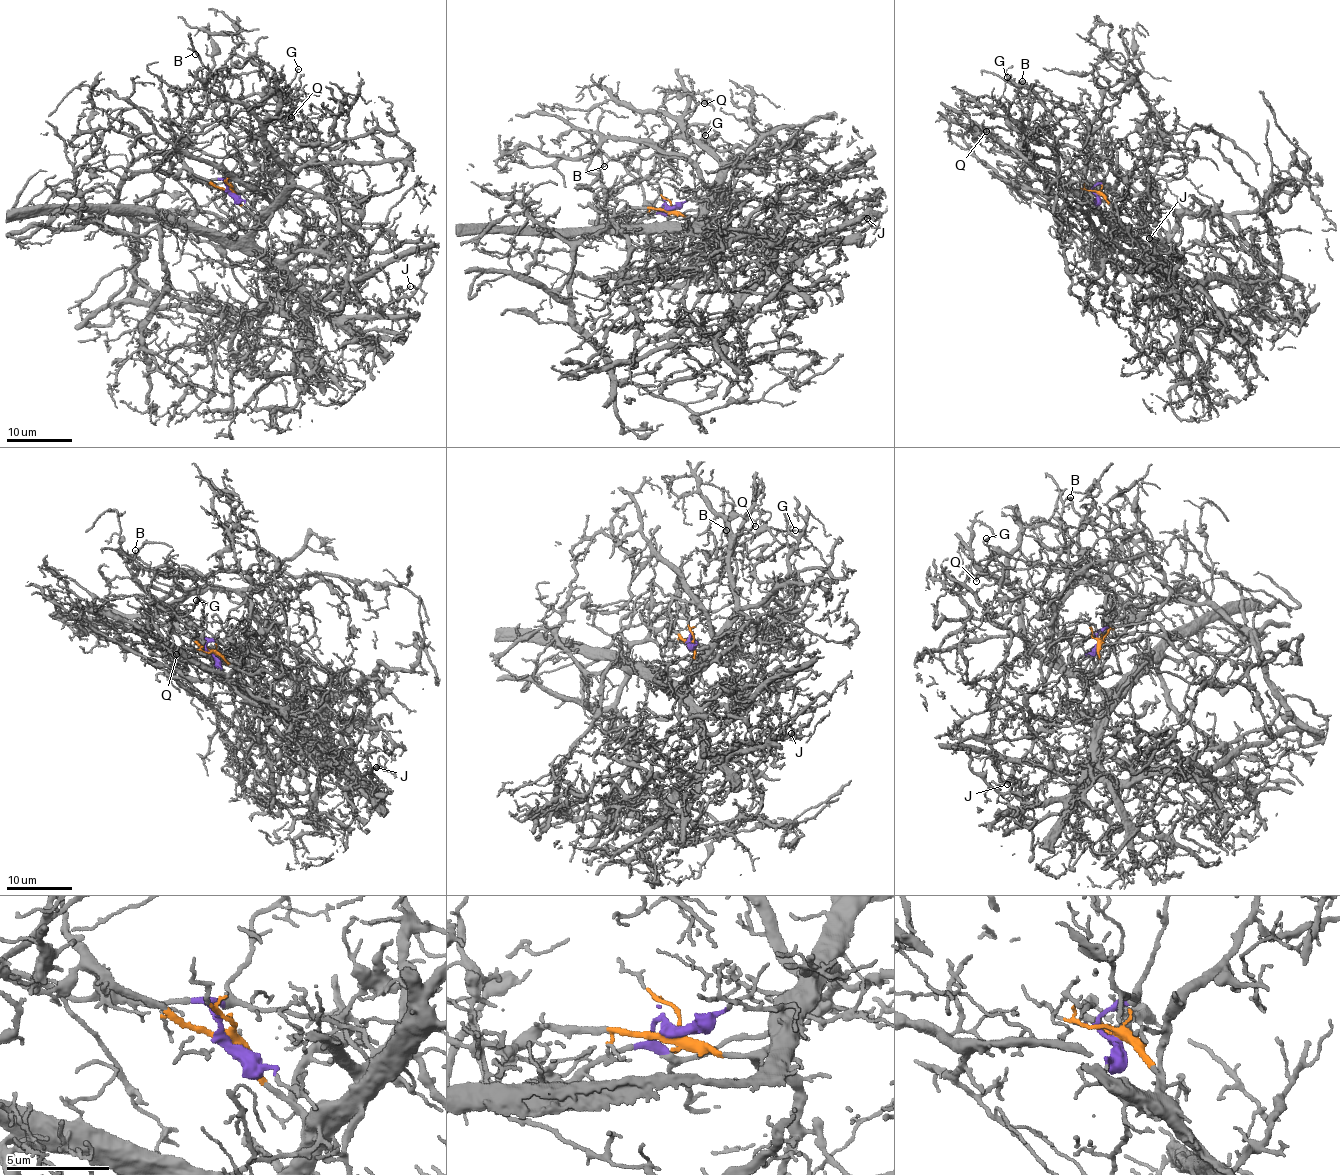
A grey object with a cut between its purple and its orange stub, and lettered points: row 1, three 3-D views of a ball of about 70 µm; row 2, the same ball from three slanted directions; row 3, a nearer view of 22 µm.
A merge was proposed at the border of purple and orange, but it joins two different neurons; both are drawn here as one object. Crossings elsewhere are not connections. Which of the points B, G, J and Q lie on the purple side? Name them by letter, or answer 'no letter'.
B, G

